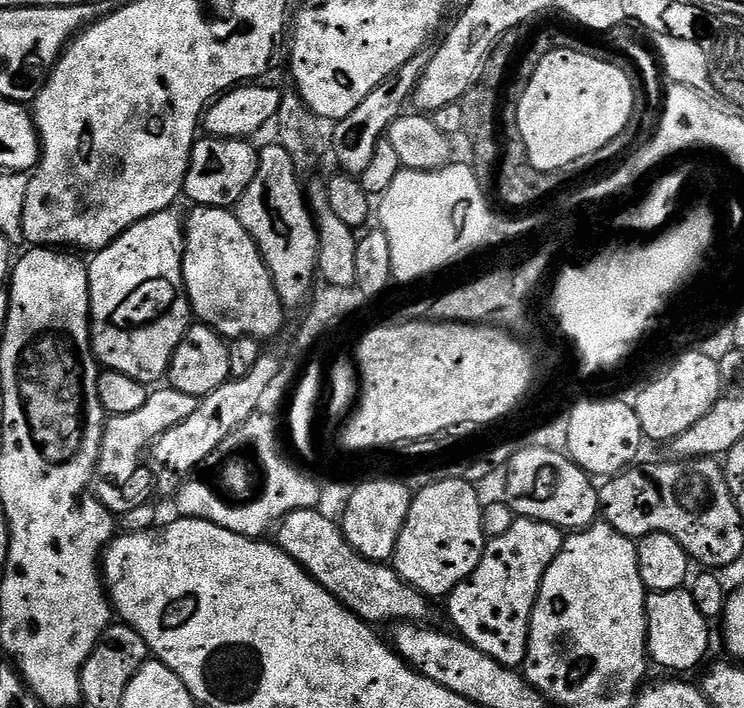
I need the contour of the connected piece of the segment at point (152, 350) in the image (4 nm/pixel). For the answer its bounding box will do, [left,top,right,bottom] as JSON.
[88,207,194,386]

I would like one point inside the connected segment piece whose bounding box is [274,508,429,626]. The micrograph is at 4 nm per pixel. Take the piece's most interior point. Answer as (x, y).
(372, 589)

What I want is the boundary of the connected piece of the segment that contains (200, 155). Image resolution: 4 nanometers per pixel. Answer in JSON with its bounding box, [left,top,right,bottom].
[183,135,260,209]

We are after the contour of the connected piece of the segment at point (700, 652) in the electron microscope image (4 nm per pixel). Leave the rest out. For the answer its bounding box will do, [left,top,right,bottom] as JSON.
[646,587,710,673]

